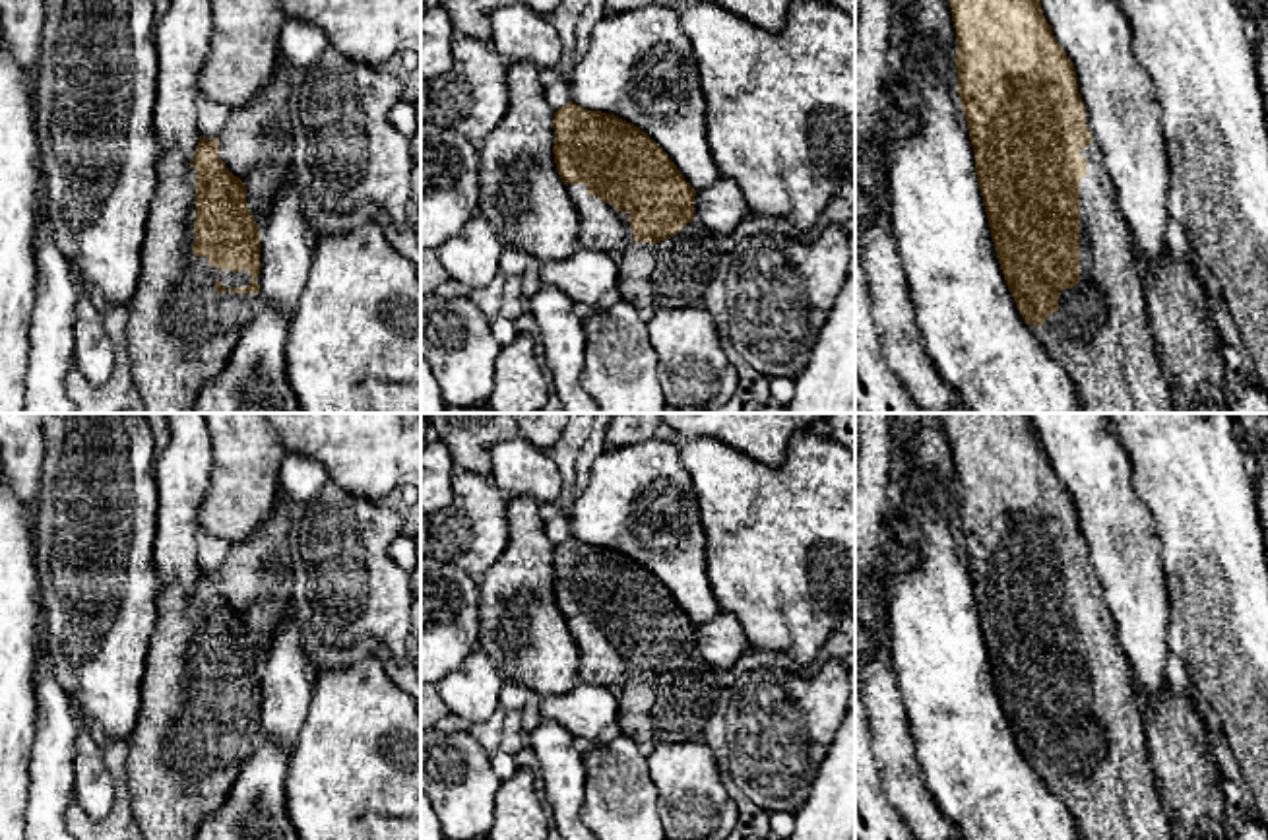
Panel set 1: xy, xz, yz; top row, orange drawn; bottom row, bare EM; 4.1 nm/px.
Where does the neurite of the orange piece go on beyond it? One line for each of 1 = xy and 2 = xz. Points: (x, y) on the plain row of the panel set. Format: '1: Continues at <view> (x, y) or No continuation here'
1: Continues at xy (181, 767)
2: Continues at xz (602, 660)

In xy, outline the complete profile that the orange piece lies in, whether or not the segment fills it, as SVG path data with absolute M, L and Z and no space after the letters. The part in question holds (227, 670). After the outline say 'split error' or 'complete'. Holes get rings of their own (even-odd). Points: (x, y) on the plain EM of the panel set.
M200 570L190 596L178 584L163 584L124 764L143 840L196 840L200 823L225 803L256 749L258 710L260 665L244 617L219 592L219 572Z; split error

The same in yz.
M938 413L956 462L958 530L975 588L997 693L1014 737L1066 805L1080 840L1171 840L1146 755L1144 714L1115 621L1092 578L1076 506L1031 429L1030 413Z; split error

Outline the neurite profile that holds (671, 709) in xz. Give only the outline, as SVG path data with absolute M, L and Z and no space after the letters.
M692 654L667 675L618 687L617 726L646 755L661 743L698 741L721 693L719 673Z

